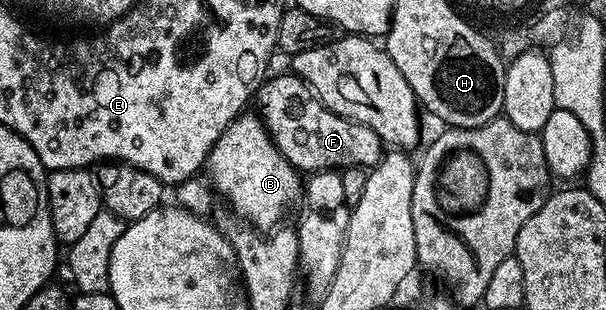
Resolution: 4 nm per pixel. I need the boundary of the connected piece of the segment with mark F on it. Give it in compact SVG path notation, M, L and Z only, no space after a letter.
M295 74L288 76L269 75L264 83L259 85L254 96L254 104L257 104L258 115L263 120L274 146L285 158L287 158L301 174L313 172L326 172L329 170L343 170L345 168L363 168L370 170L382 155L382 141L370 126L366 126L357 120L351 120L345 116L334 114L319 98L314 95L305 80L301 80Z

